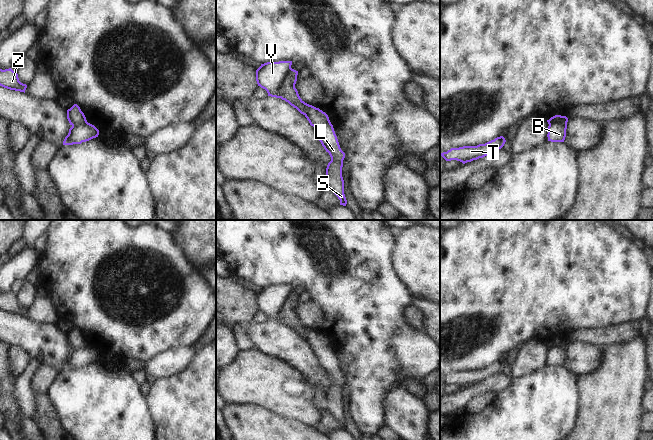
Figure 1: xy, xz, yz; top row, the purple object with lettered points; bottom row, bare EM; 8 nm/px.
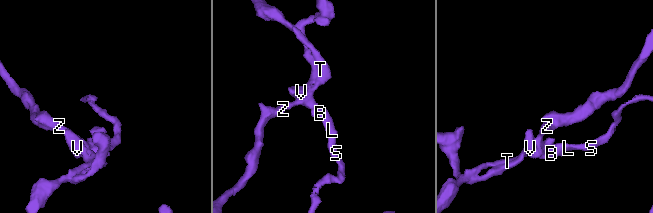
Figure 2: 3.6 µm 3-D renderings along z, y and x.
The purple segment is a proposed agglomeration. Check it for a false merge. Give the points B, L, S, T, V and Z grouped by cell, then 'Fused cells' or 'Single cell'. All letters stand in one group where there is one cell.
Groups: B L S V / T Z. Fused cells.

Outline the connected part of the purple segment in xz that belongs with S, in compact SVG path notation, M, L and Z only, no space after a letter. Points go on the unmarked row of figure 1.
M312 329L306 330L305 341L322 370L329 377L331 385L326 392L324 409L327 410L340 424L340 429L346 430L347 424L344 418L344 404L342 401L343 384L345 377L341 374L333 349L328 339Z

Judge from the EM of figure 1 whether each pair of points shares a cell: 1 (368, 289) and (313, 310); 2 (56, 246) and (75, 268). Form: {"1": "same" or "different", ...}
{"1": "different", "2": "same"}

